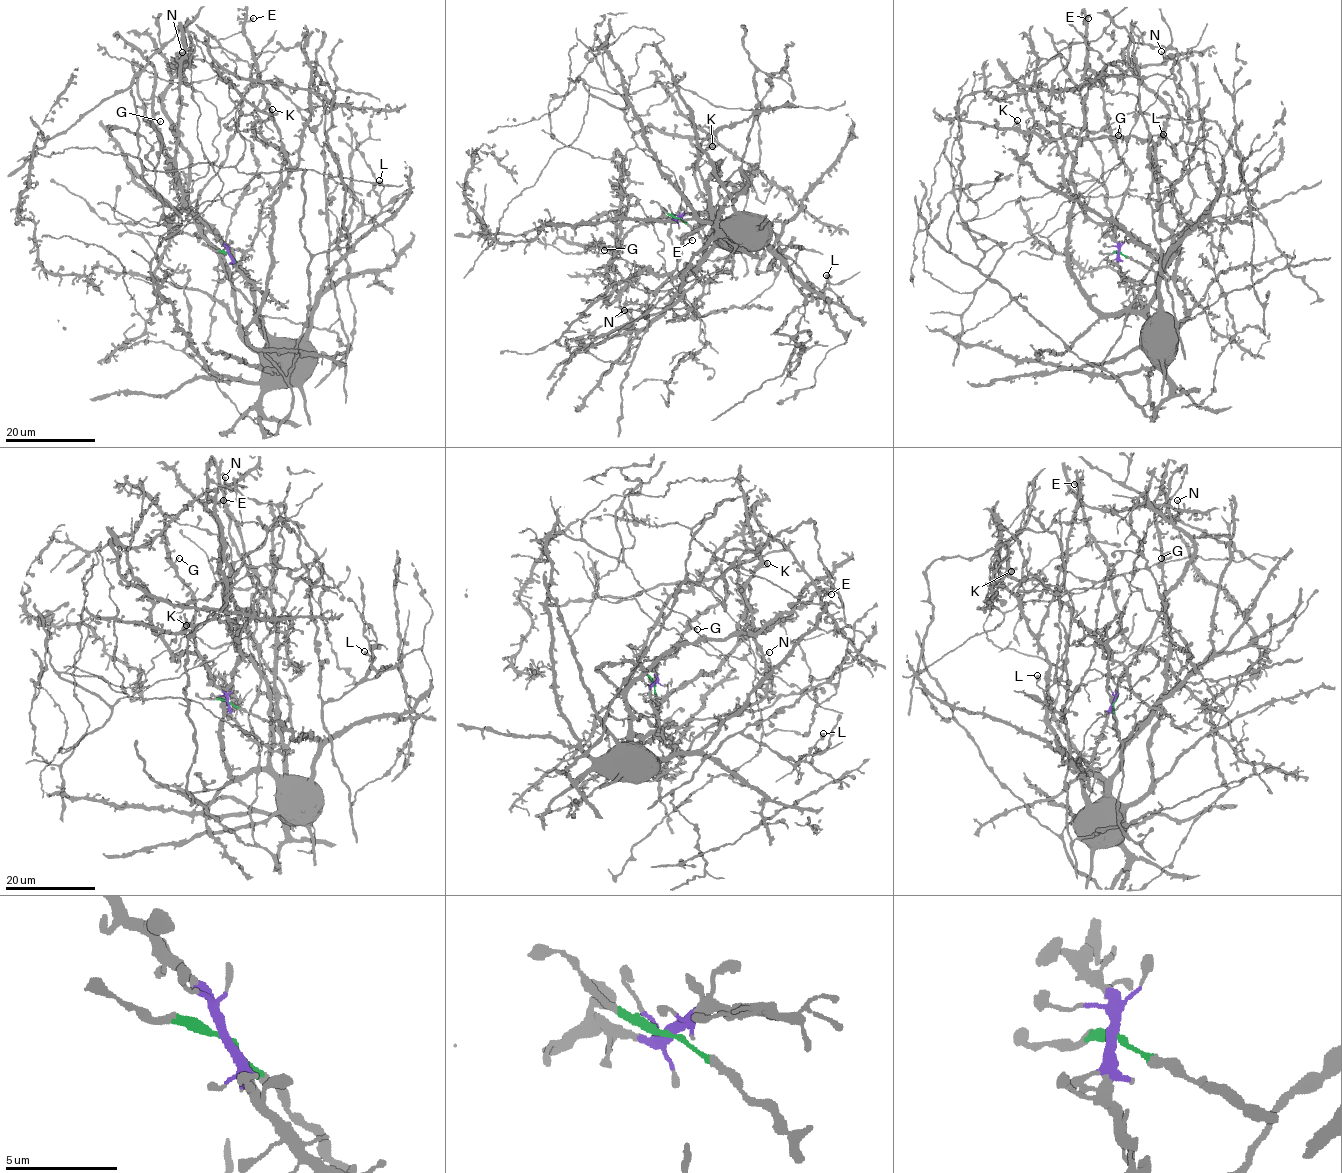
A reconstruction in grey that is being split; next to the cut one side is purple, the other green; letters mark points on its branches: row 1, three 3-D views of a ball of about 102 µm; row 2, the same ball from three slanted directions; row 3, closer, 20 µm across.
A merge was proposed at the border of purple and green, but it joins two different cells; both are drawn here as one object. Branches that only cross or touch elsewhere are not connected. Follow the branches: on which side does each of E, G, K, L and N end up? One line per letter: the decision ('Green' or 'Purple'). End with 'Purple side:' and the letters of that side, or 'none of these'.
E: Green
G: Purple
K: Purple
L: Green
N: Purple
Purple side: G, K, N

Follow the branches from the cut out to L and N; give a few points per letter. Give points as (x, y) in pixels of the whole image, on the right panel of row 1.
L: (1119, 251), (1155, 273), (1142, 310), (1193, 198), (1174, 59), (1139, 86), (1155, 209), (1186, 172), (1162, 134)
N: (1119, 251), (1130, 171), (1104, 92), (1137, 97), (1082, 209), (1025, 88), (1161, 51)

